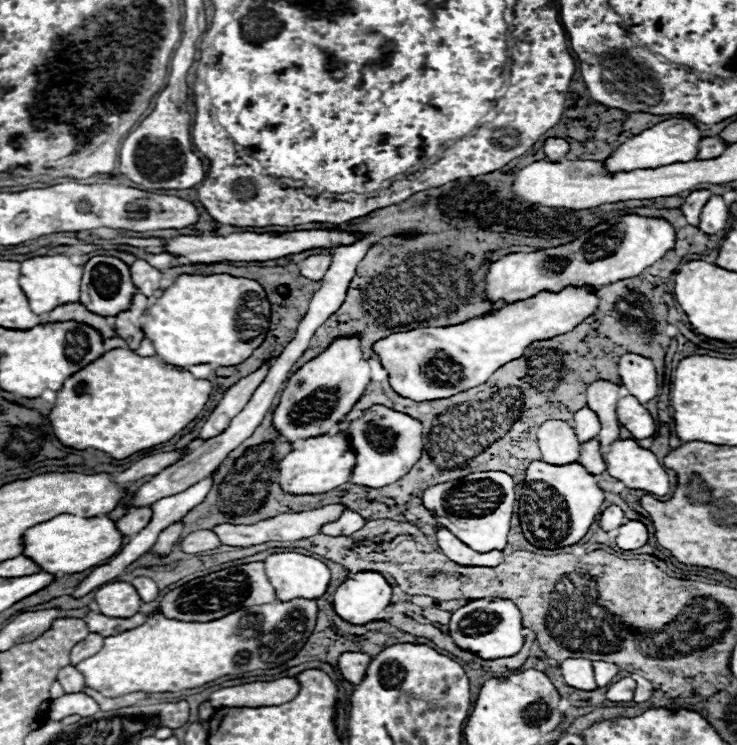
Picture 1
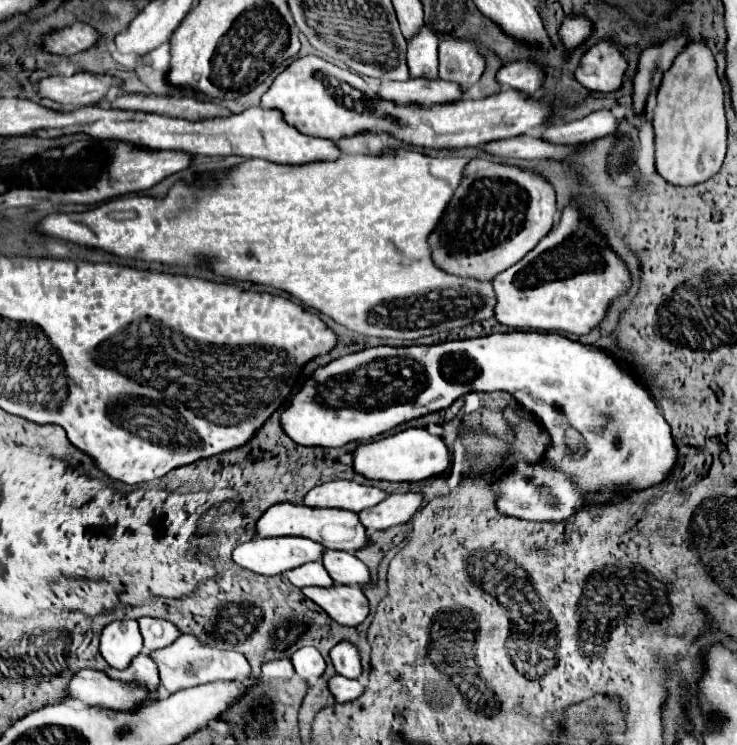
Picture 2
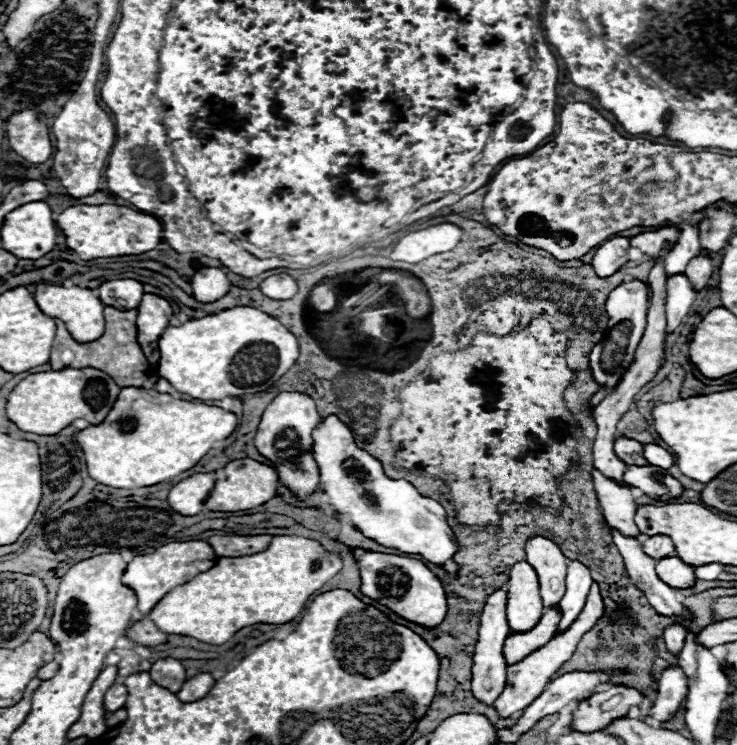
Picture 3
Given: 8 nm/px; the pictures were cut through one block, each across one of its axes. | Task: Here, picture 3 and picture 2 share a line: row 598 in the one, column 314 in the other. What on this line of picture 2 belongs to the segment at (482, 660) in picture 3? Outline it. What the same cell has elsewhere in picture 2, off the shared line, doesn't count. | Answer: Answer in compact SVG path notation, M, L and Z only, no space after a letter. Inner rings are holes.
M332 480L312 488L304 496L304 504L318 508L342 508L350 512L360 512L364 508L376 506L380 500L384 500L384 496L386 492L374 486L362 486L352 480Z

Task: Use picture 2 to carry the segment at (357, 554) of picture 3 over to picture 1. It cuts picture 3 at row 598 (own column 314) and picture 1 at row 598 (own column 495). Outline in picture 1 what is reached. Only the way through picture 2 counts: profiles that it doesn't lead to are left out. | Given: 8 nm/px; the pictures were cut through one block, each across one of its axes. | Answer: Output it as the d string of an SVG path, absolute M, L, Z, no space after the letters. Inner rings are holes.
M360 572L348 578L334 592L336 614L356 626L374 622L390 604L392 586L378 572ZM474 600L456 612L452 612L452 620L448 624L450 636L454 644L458 644L464 650L470 650L472 654L480 656L482 660L498 660L508 658L520 652L524 644L522 636L522 616L520 610L510 600Z

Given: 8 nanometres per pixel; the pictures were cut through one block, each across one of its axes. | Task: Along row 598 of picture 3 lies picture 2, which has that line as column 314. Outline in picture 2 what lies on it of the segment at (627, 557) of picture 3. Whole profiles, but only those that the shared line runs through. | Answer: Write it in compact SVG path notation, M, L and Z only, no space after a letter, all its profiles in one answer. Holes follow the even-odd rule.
M312 646L300 648L300 652L296 652L292 656L292 664L294 664L296 674L302 680L306 680L308 684L316 682L324 674L324 668L326 668L326 662L324 662L322 654Z

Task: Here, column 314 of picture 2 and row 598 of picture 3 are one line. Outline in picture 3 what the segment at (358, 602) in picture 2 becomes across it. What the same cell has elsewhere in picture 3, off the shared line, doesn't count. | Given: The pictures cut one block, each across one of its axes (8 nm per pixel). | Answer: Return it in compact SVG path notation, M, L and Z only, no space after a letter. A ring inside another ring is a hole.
M594 582L592 588L590 588L590 594L586 598L586 604L580 612L580 616L572 622L572 626L560 634L556 634L544 648L538 648L536 652L532 652L532 656L526 656L522 662L514 664L514 666L508 666L508 672L506 672L506 686L504 686L504 692L494 700L494 708L500 712L500 716L514 716L514 714L520 714L528 704L532 704L532 700L536 700L536 696L540 696L540 692L544 692L546 684L550 682L552 674L566 662L572 658L580 638L594 628L596 620L600 620L600 616L604 616L604 600L602 600L602 594L600 594L600 586Z

